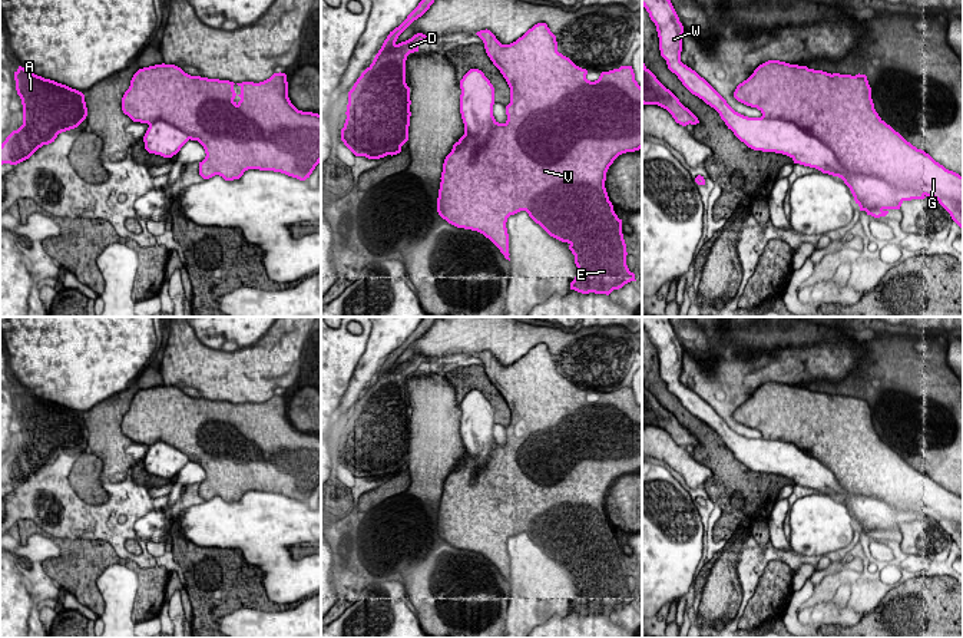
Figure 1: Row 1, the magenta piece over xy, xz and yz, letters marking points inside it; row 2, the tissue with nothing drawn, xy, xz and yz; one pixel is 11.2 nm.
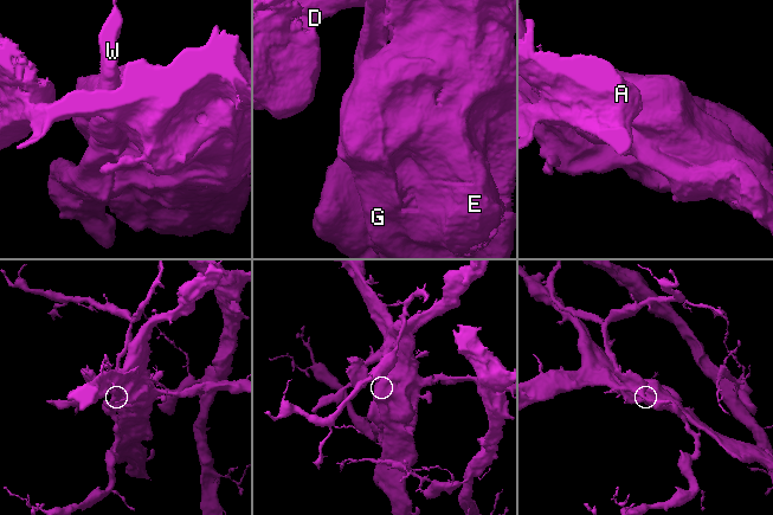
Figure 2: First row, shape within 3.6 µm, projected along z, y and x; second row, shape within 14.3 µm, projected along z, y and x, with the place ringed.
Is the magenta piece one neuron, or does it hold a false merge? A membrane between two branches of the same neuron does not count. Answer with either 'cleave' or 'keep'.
cleave

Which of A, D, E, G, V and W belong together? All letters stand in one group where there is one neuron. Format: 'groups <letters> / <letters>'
groups A D E G V / W

